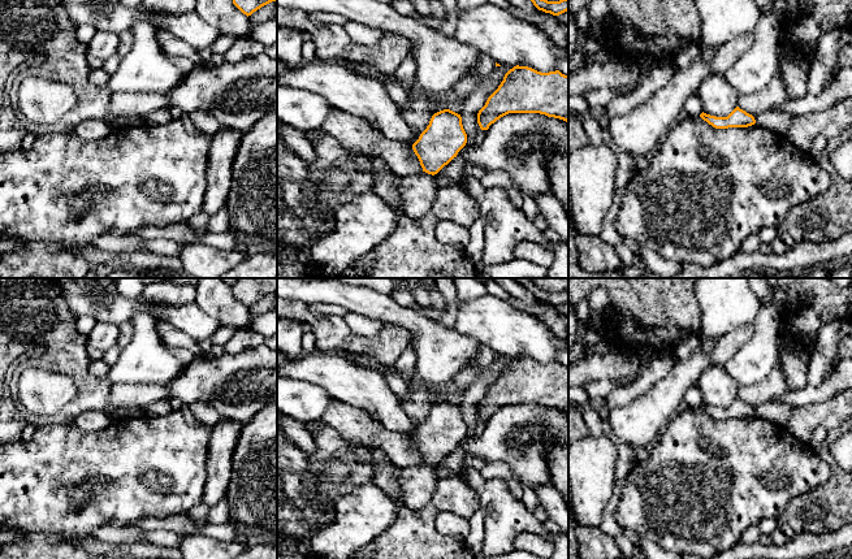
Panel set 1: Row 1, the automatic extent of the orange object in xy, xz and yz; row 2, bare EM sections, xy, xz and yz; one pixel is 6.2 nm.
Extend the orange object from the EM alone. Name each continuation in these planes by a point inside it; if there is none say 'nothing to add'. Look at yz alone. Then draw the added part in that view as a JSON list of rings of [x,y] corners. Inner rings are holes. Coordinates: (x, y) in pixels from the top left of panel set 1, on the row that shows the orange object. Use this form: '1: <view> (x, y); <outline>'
nothing to add

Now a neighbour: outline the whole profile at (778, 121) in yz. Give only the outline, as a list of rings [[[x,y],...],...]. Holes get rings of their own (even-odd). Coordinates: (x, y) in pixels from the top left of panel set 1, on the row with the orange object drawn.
[[[767,109],[757,117],[754,117],[754,120],[756,125],[770,130],[779,136],[787,136],[788,129],[793,124],[796,116],[797,114],[792,112]]]

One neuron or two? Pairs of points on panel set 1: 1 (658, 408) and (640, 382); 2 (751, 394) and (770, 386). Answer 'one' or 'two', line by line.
1: two
2: one

